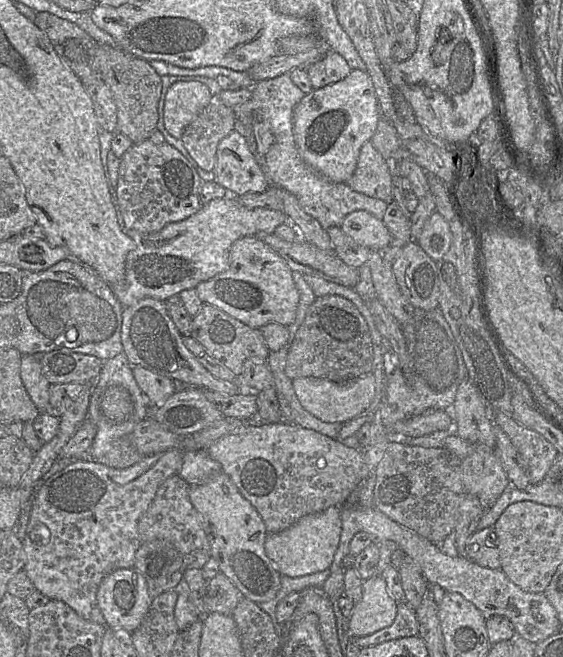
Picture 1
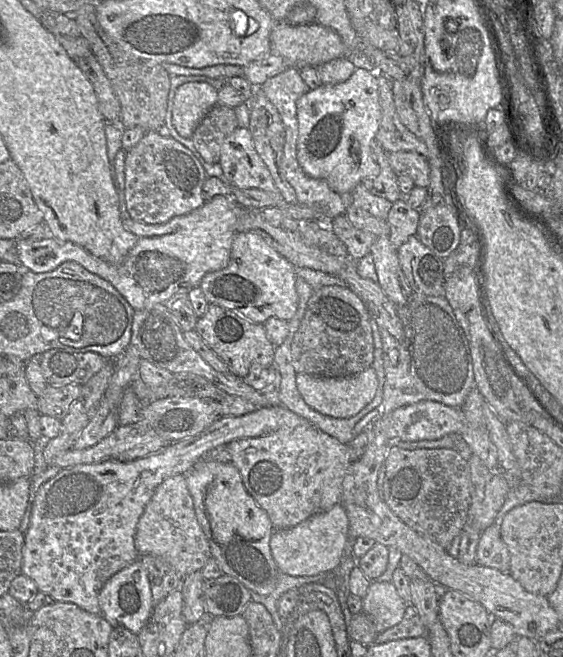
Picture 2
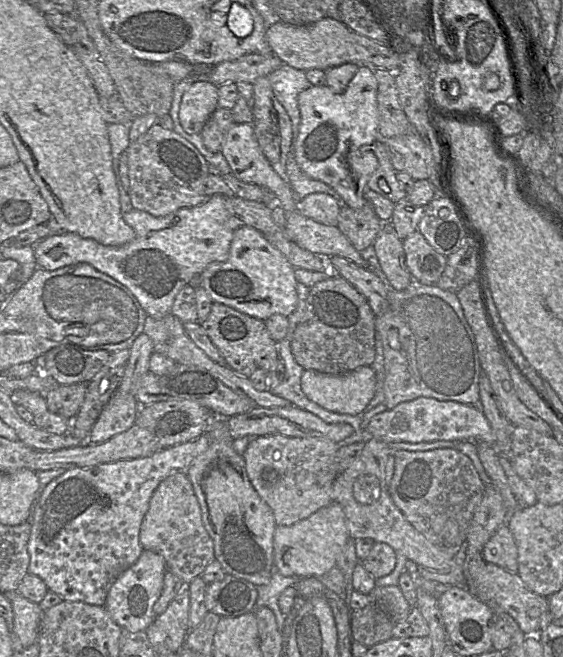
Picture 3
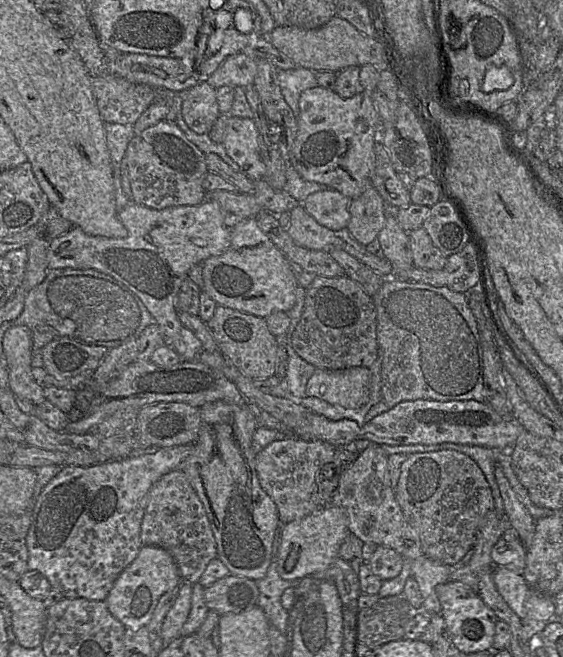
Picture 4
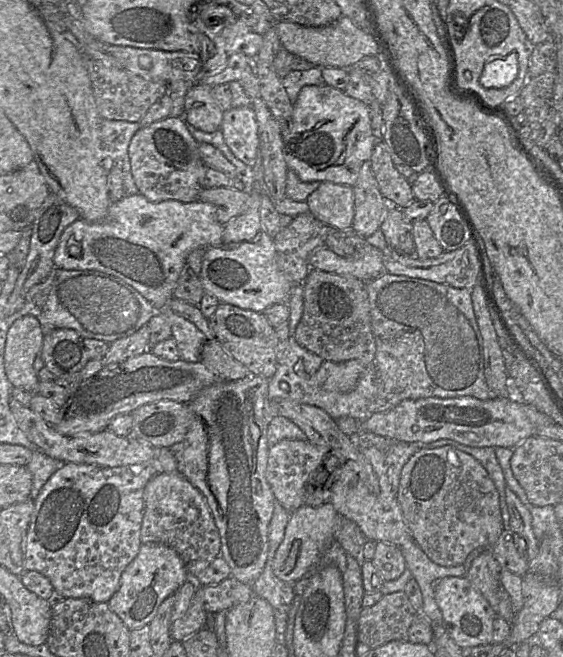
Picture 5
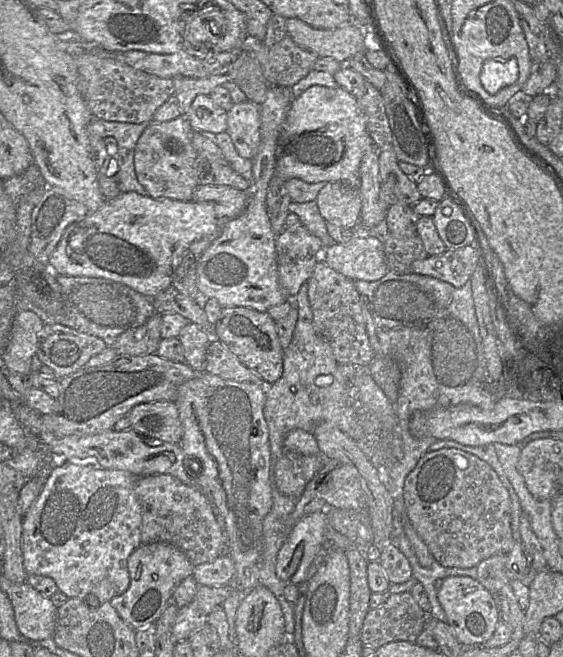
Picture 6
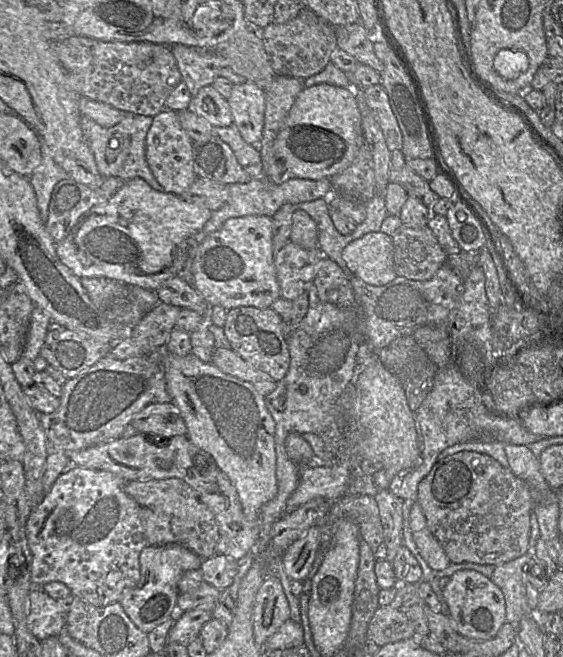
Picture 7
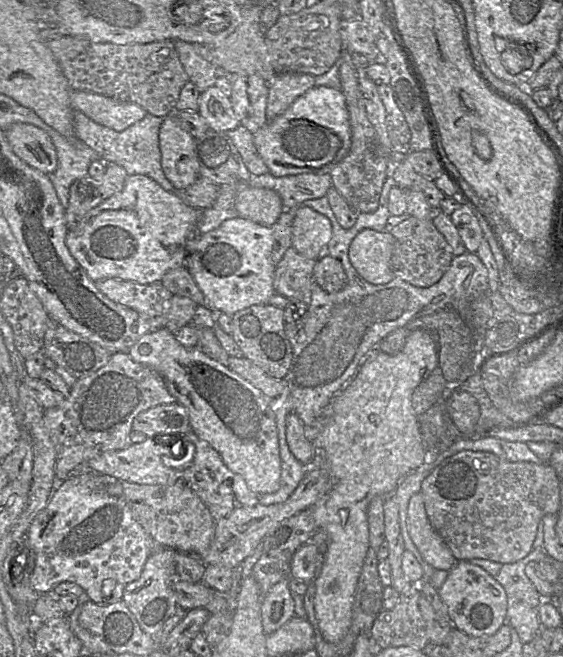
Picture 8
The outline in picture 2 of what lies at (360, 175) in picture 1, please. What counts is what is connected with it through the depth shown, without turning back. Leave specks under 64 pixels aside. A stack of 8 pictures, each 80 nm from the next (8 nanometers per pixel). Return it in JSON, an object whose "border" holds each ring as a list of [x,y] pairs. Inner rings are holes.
{"border":[[[375,139],[372,140],[371,151],[373,159],[380,167],[380,172],[377,176],[370,176],[362,180],[361,184],[372,194],[383,197],[394,203],[402,199],[403,196],[398,184],[397,175],[393,171],[388,160],[388,153],[384,151],[382,146]]]}

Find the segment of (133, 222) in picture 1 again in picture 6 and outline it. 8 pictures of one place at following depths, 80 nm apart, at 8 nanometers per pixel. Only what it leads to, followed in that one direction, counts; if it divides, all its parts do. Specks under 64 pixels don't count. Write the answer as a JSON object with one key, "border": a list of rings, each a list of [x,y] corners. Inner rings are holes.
{"border":[[[182,115],[168,121],[148,123],[134,150],[136,178],[145,189],[146,196],[191,201],[194,190],[199,186],[195,169],[198,153],[192,144],[193,131],[186,116]]]}

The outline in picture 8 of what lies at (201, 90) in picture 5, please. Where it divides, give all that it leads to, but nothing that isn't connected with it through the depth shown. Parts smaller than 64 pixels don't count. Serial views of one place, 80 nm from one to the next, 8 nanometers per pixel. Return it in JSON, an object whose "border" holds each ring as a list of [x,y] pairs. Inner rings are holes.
{"border":[[[215,85],[200,94],[198,103],[198,113],[206,120],[209,129],[226,132],[240,125],[233,111],[230,97],[223,95]]]}

